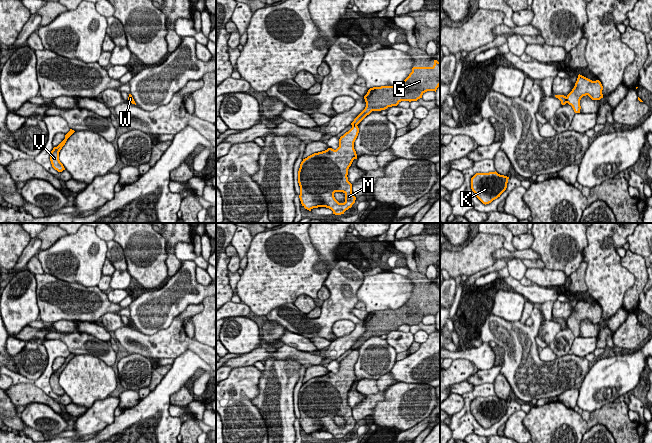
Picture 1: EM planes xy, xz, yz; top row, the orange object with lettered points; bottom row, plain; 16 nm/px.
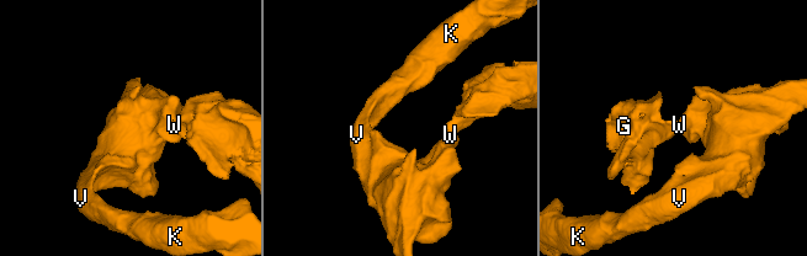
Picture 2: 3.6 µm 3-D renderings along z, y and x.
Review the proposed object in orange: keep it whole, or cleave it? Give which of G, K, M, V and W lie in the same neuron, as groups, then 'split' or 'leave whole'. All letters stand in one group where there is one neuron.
G / K M V W; split

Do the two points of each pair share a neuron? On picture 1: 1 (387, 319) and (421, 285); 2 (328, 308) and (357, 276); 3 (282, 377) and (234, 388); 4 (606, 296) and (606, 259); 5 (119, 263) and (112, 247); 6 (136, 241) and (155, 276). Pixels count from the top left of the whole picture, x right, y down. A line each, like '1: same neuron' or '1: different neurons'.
1: same neuron
2: same neuron
3: different neurons
4: same neuron
5: same neuron
6: same neuron

